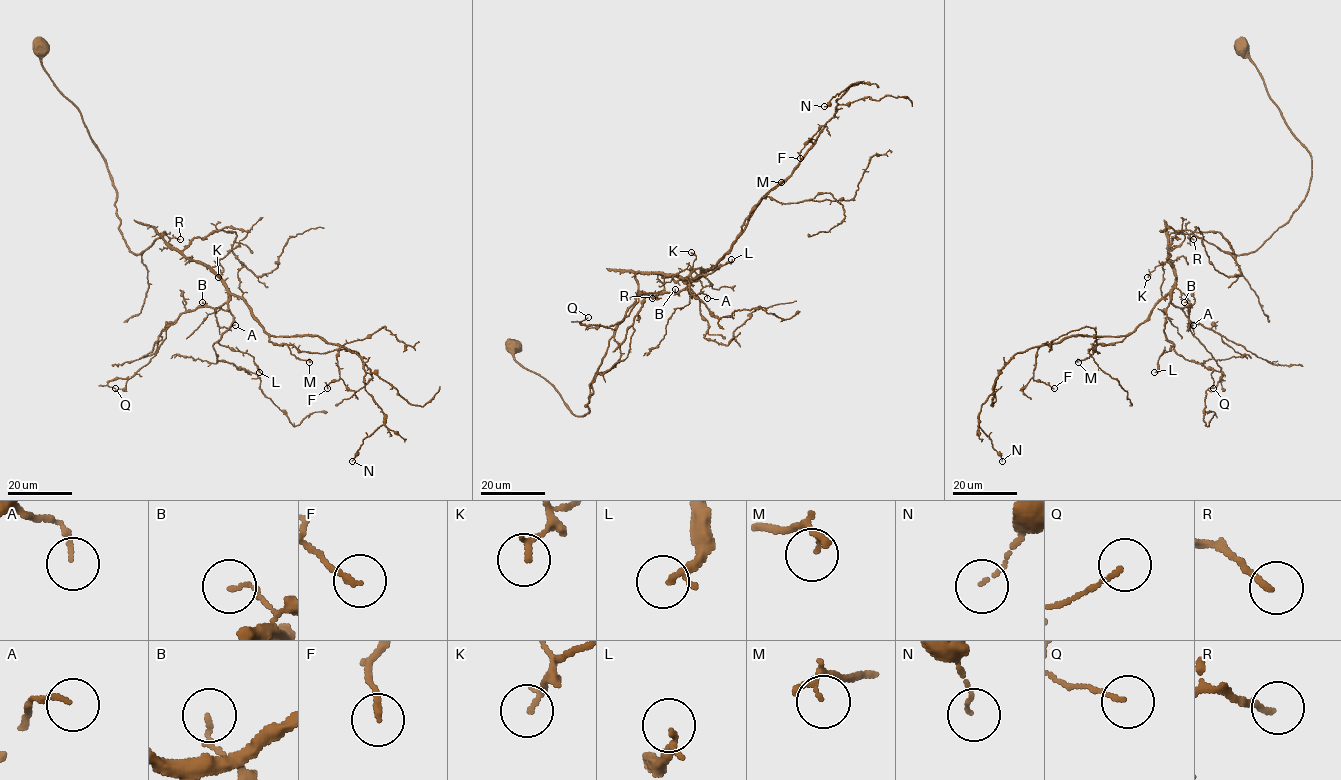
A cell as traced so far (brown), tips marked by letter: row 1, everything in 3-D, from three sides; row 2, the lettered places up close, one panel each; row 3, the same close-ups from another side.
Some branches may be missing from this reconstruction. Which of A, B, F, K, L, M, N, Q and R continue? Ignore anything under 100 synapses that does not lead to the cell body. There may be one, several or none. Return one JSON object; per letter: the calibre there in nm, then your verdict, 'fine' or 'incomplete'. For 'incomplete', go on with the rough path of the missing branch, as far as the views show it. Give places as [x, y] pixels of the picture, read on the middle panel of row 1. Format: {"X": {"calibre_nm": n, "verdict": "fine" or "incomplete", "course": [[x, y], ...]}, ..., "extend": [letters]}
{"A": {"calibre_nm": 130, "verdict": "fine"}, "B": {"calibre_nm": 110, "verdict": "fine"}, "F": {"calibre_nm": 170, "verdict": "fine"}, "K": {"calibre_nm": 140, "verdict": "fine"}, "L": {"calibre_nm": 200, "verdict": "fine"}, "M": {"calibre_nm": 130, "verdict": "fine"}, "N": {"calibre_nm": 70, "verdict": "fine"}, "Q": {"calibre_nm": 90, "verdict": "fine"}, "R": {"calibre_nm": 160, "verdict": "fine"}, "extend": []}

